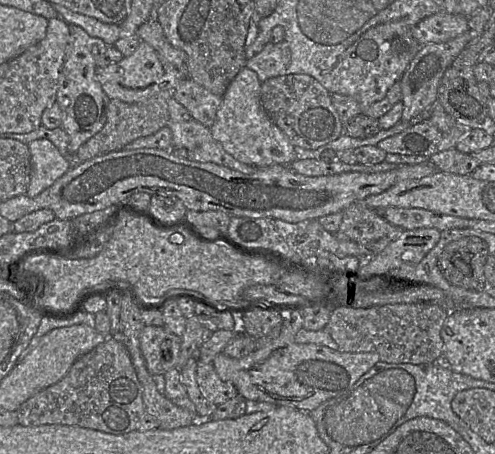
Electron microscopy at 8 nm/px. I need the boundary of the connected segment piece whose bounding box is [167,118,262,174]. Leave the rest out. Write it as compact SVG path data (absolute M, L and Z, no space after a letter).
M192 118L182 122L170 120L167 126L172 132L173 148L185 148L190 160L213 162L244 174L252 174L262 168L236 160L213 138L210 128Z

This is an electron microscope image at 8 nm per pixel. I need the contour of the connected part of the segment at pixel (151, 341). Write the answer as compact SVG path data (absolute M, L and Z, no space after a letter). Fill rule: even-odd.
M145 326L140 336L140 349L151 375L164 375L176 367L181 337L167 331L165 326Z

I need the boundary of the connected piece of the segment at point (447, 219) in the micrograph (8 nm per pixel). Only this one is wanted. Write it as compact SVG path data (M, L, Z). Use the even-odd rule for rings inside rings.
M389 207L379 212L391 225L404 230L436 228L444 231L469 227L469 219L421 208Z

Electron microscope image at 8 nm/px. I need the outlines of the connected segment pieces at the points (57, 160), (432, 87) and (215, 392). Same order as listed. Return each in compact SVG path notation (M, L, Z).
M47 139L28 144L31 154L31 178L26 195L33 198L51 186L71 168L71 161Z
M467 31L447 42L430 43L421 47L399 80L404 106L400 121L410 121L438 102L438 88L444 72L472 40L471 33Z
M197 362L196 380L206 398L215 405L220 405L238 395L233 384L219 378L213 363Z

